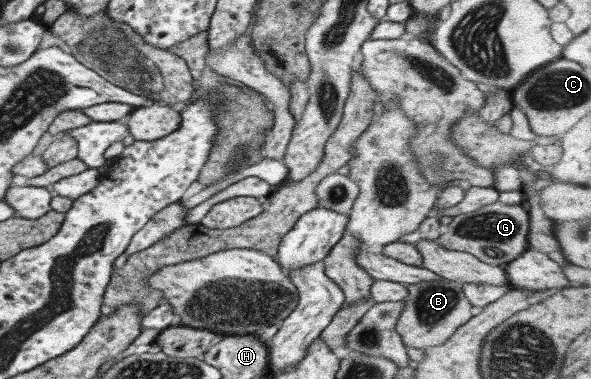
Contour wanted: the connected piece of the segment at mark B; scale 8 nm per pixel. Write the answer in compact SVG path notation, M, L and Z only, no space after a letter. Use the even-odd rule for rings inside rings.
M442 278L405 285L408 288L408 295L403 300L404 309L395 330L406 347L425 349L428 346L439 346L475 314L472 304L464 295L463 284L460 282Z

